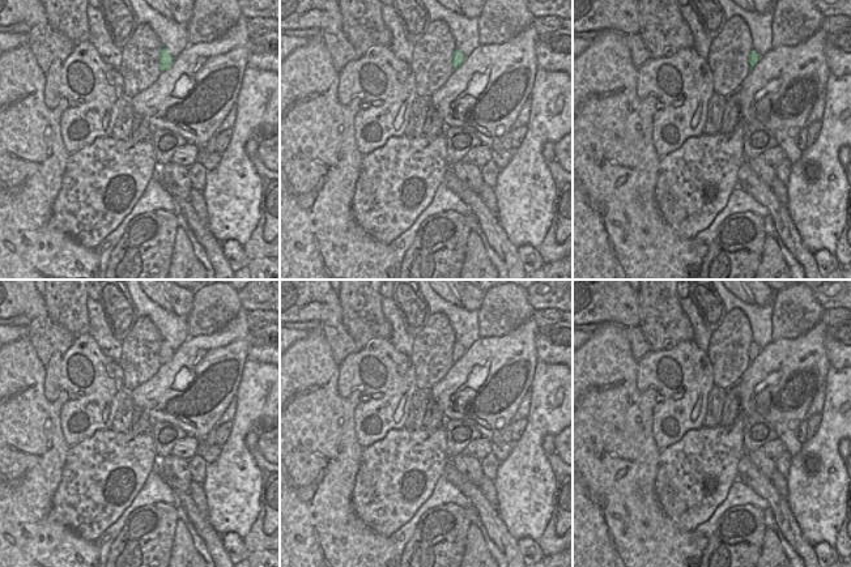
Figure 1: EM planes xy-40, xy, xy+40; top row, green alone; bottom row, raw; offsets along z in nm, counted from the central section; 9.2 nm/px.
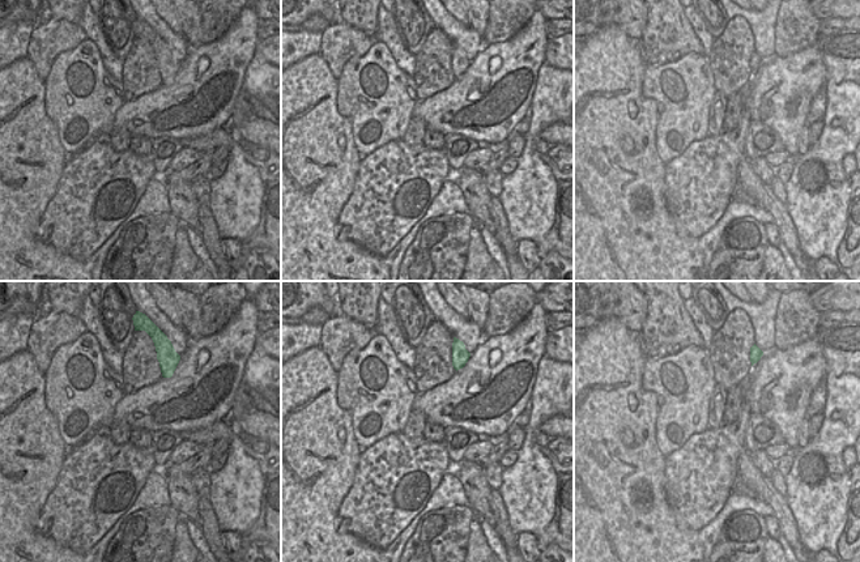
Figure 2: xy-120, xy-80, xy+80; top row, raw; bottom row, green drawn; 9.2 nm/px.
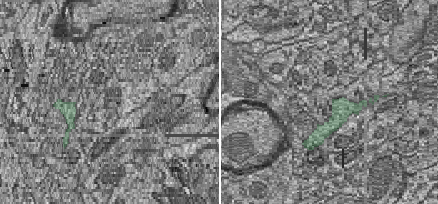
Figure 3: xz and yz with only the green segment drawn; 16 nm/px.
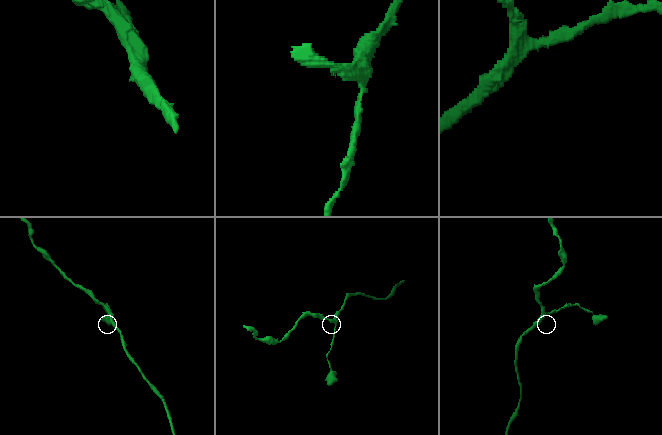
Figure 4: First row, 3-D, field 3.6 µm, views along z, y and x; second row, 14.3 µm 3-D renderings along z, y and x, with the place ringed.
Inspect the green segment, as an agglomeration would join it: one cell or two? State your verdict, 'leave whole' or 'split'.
leave whole

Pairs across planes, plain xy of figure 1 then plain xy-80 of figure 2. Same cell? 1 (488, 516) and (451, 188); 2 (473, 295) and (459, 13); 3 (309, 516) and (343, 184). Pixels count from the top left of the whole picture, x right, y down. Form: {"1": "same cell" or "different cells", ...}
{"1": "different cells", "2": "different cells", "3": "same cell"}

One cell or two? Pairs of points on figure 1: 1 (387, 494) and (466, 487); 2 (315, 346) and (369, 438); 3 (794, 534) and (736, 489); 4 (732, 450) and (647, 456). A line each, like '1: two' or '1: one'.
1: two
2: two
3: two
4: two

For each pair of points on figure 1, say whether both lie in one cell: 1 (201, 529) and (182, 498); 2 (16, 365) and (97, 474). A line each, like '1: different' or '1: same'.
1: same
2: different

